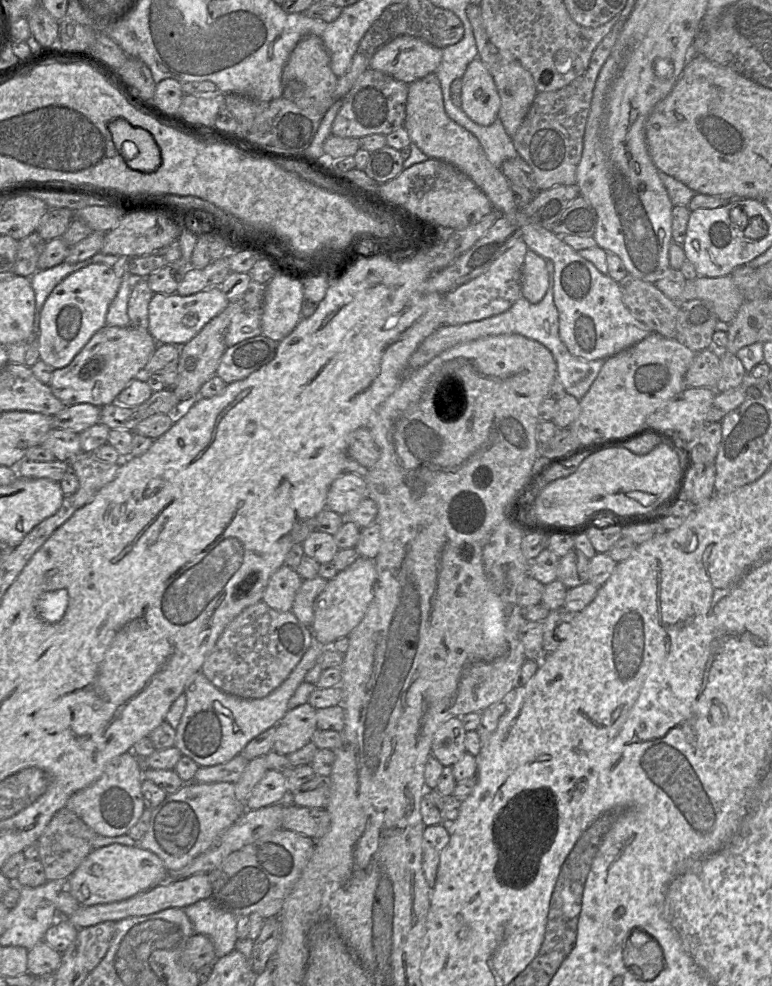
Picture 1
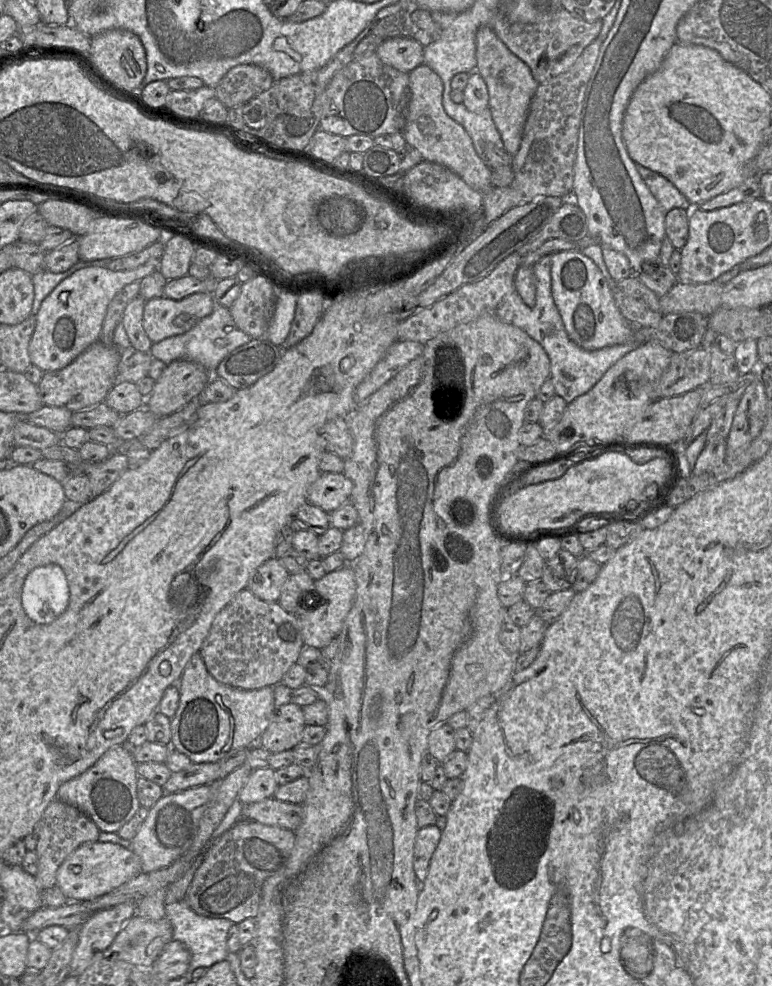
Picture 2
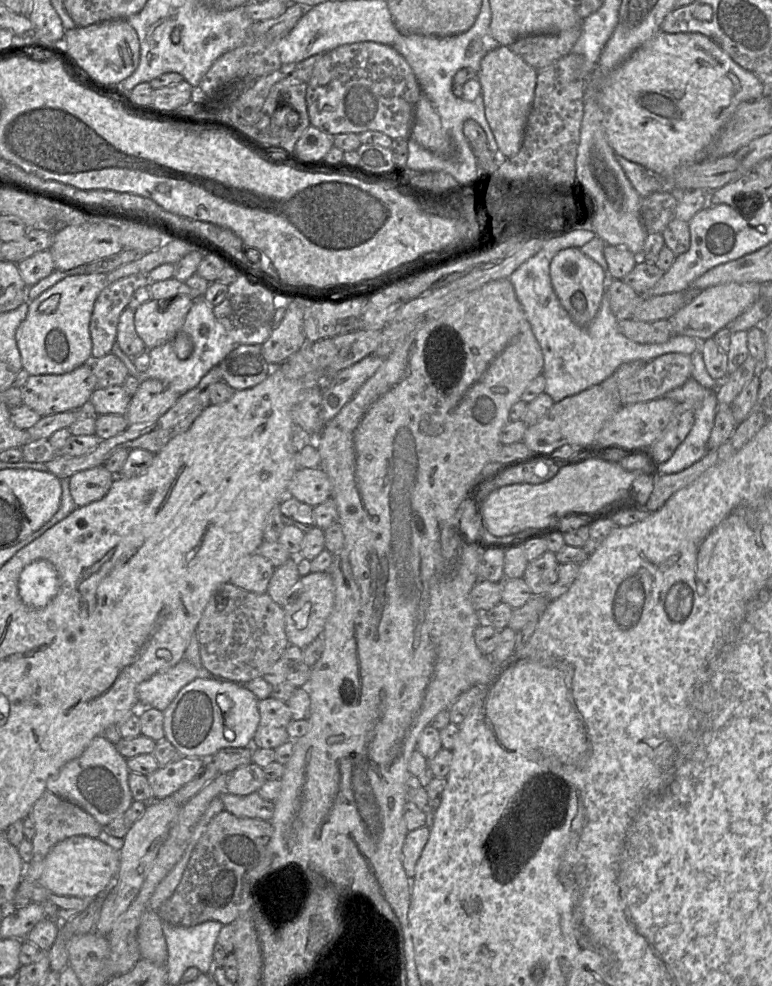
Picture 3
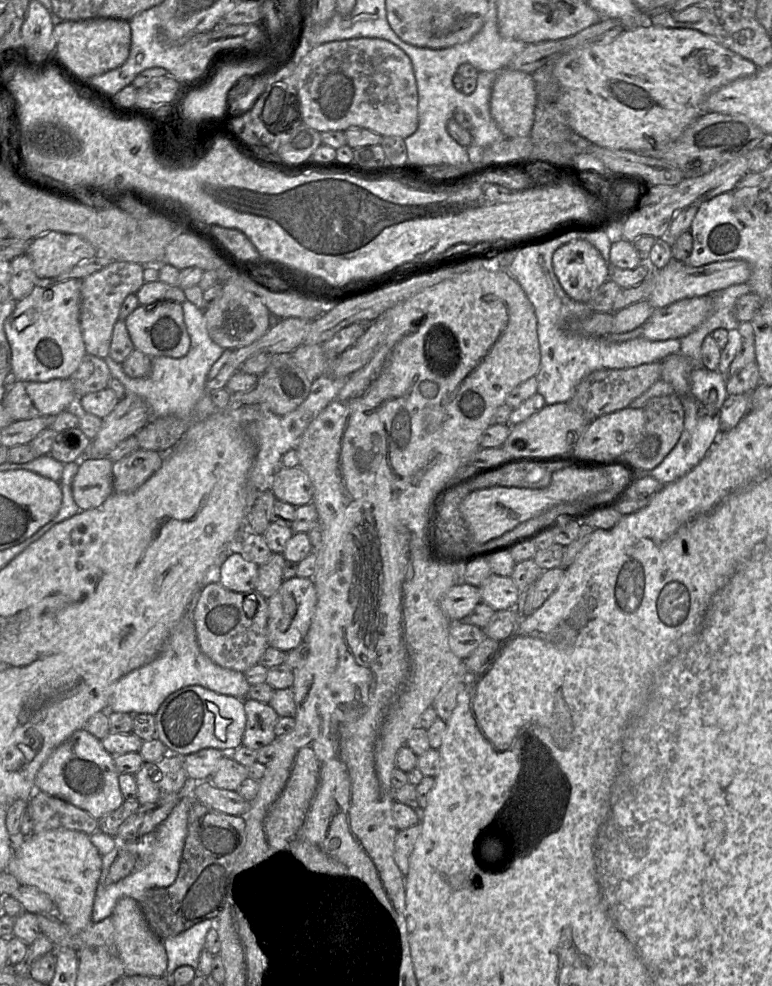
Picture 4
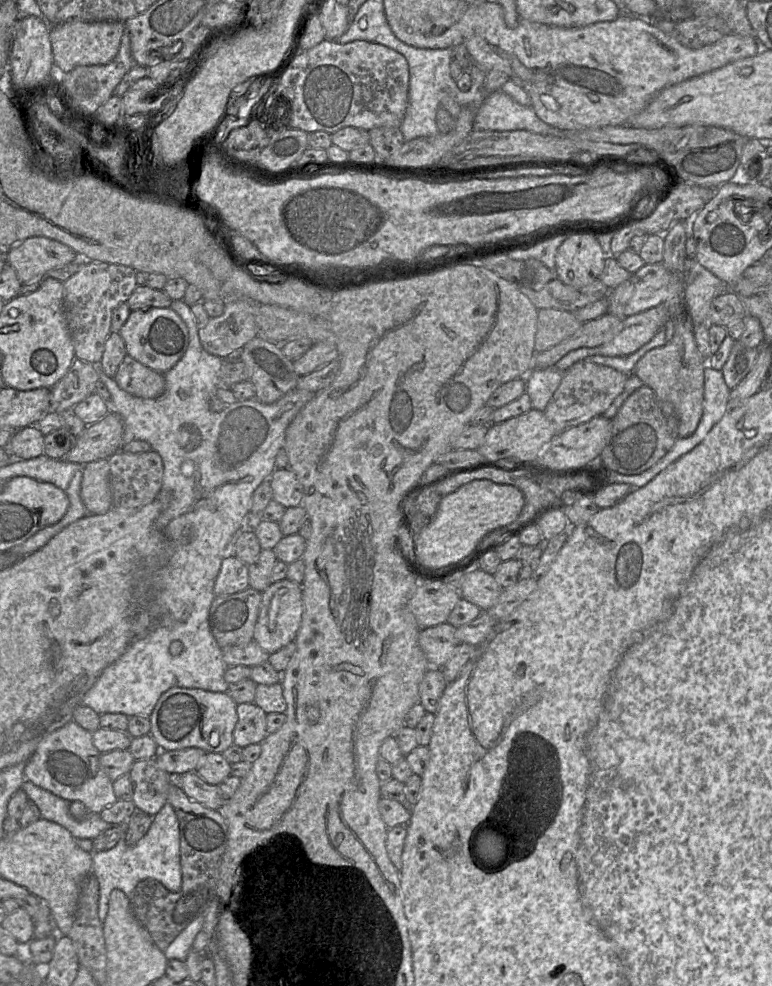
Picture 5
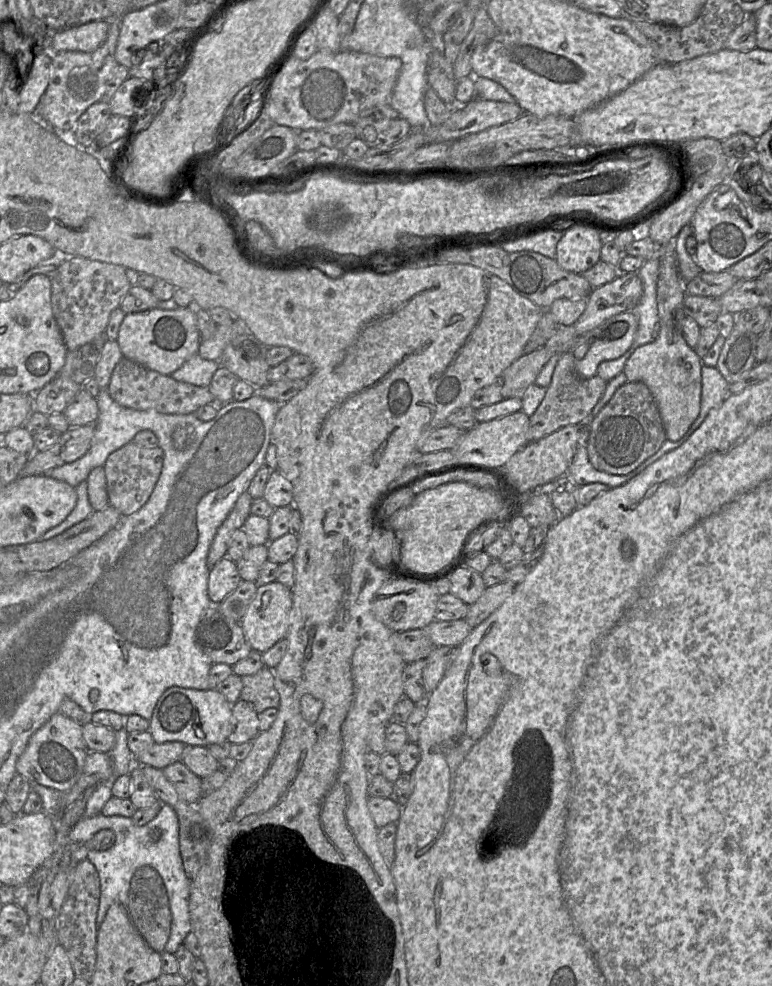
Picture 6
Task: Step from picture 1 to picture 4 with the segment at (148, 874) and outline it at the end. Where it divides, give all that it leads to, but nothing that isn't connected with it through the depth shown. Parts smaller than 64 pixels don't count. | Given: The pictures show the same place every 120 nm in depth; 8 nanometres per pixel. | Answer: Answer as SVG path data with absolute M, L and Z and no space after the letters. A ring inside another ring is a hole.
M59 828L27 836L22 846L13 852L6 871L15 876L21 885L34 886L47 894L55 905L57 915L72 933L79 935L92 922L94 898L101 869L101 855L87 834Z

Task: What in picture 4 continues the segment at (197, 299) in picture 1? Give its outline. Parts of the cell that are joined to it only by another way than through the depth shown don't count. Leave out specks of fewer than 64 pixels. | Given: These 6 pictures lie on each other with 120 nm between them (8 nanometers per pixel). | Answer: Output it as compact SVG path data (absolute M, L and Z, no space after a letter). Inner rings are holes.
M157 302L147 306L139 305L125 319L135 350L149 357L167 356L181 358L190 348L190 336L187 332L181 303Z

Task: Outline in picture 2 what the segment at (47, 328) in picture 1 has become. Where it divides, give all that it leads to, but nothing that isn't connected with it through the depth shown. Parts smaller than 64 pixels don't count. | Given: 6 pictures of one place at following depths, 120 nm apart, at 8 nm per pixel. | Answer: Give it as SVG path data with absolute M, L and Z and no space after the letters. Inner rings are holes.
M149 259L134 269L114 271L90 266L76 271L60 282L43 300L29 343L33 365L42 371L55 371L68 366L100 338L107 308L114 296L126 285L140 281L159 269L159 259Z

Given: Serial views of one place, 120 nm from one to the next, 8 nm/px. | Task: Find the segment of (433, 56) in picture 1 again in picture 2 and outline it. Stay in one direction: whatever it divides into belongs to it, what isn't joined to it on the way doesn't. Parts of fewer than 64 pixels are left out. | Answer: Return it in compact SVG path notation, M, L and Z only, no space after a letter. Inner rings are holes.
M397 36L383 41L376 49L379 59L401 72L410 73L424 63L424 46L411 37Z

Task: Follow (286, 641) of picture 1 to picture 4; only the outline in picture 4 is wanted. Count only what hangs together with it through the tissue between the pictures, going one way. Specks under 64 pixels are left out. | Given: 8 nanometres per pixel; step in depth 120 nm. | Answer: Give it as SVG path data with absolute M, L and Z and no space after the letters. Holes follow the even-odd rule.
M219 581L201 589L192 615L201 651L215 664L242 673L258 664L269 647L268 616L268 599L258 591L232 591Z

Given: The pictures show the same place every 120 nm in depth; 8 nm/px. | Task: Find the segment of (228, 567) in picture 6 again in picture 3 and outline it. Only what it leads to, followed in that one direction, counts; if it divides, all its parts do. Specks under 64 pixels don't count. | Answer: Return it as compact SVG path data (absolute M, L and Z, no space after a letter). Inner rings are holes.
M253 553L239 560L229 582L244 590L264 594L273 572L274 566L269 560Z

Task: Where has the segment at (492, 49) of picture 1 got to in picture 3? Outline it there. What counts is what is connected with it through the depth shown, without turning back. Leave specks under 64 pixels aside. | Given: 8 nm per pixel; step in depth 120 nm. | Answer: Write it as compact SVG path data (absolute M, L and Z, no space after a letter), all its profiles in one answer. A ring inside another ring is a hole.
M498 46L481 60L477 79L482 87L485 116L501 157L513 157L521 149L529 112L534 99L537 71L508 46Z

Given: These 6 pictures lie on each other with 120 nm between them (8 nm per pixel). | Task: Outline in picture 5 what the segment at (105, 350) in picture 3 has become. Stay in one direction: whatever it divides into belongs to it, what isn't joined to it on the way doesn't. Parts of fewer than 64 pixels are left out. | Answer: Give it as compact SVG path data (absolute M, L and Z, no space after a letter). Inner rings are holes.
M85 261L83 267L76 274L63 282L63 312L77 359L89 363L100 362L106 339L111 333L112 313L119 304L128 300L137 287L136 273L137 271L133 268L120 264Z

